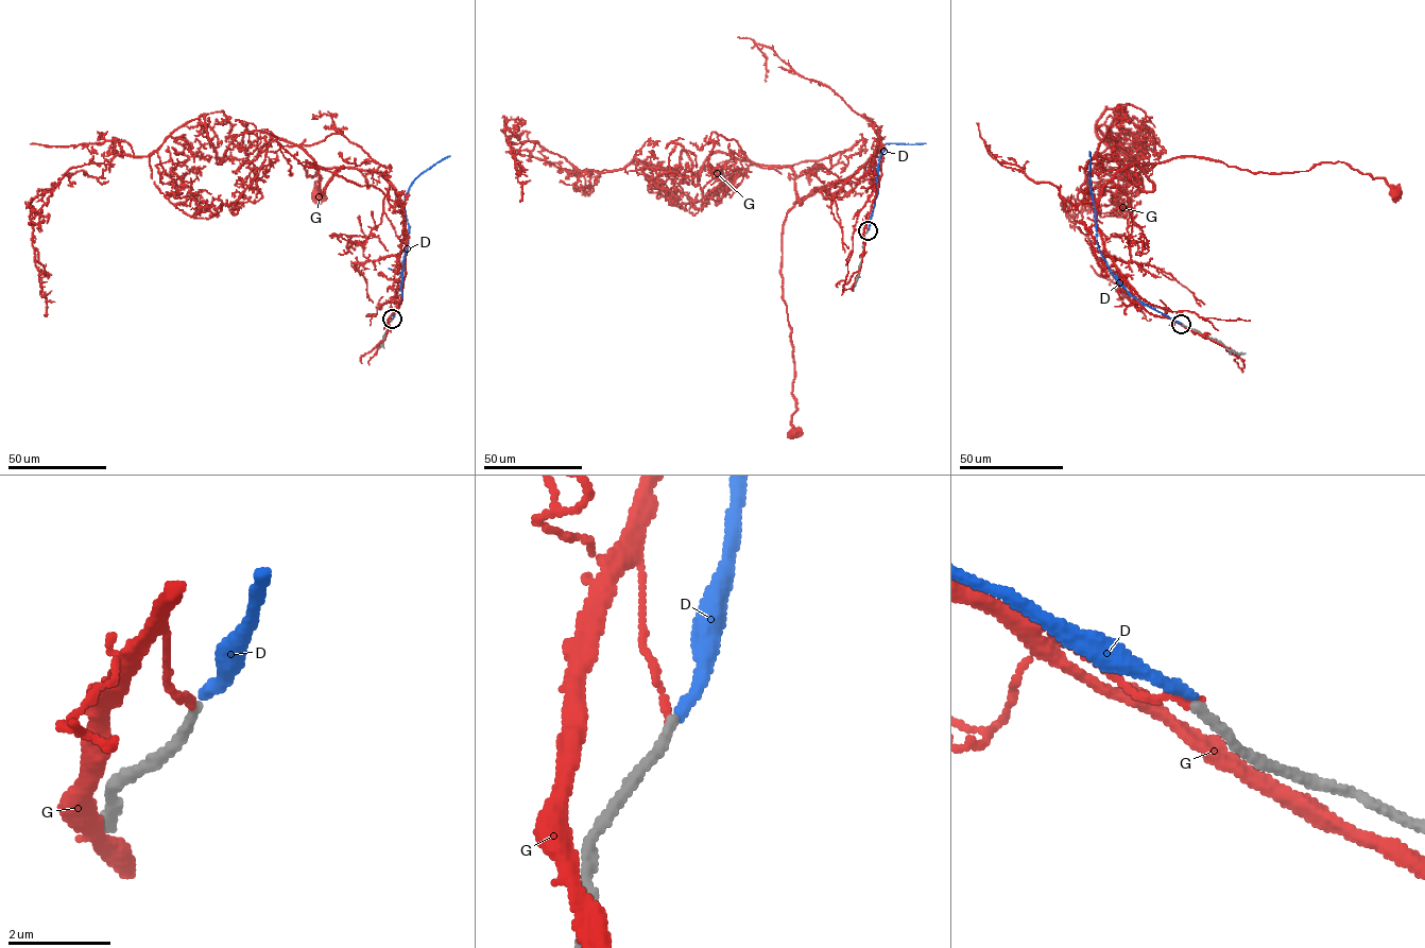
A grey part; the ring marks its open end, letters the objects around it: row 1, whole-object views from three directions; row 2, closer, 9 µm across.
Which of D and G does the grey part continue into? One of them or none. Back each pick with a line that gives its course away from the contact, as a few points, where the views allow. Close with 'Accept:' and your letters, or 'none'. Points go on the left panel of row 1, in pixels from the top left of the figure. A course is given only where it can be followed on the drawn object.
D: Its course: (392, 319), (400, 302), (408, 241), (406, 193), (417, 176), (449, 156)
Accept: D

